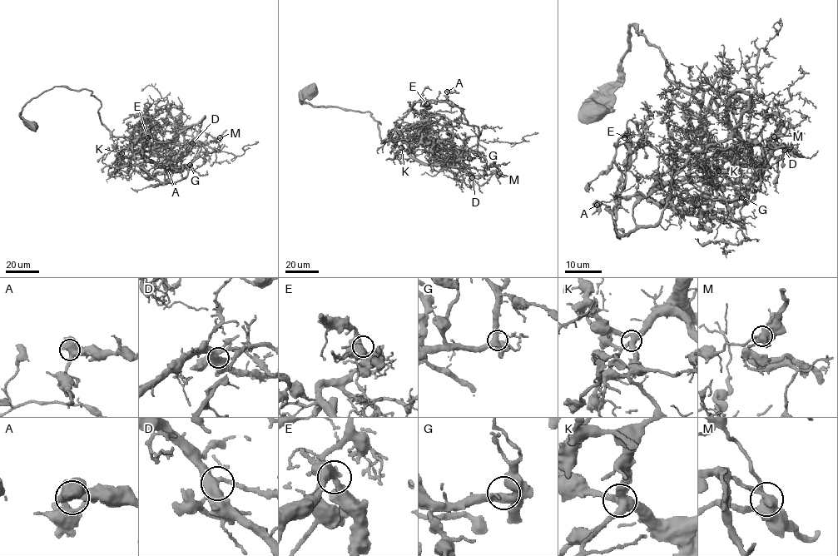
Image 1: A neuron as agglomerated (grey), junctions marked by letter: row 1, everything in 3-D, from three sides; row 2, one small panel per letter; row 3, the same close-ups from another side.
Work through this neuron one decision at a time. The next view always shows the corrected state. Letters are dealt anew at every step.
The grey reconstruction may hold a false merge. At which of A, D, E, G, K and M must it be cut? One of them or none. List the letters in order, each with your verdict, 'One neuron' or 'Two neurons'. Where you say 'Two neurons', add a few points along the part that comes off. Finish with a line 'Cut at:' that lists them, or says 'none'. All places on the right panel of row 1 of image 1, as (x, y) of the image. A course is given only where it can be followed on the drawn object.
A: One neuron
D: One neuron
E: One neuron
G: One neuron
K: One neuron
M: Two neurons. Course of the part to remove: (775, 136), (776, 140), (780, 120), (768, 113), (754, 112), (717, 88), (721, 75), (713, 65)
Cut at: M

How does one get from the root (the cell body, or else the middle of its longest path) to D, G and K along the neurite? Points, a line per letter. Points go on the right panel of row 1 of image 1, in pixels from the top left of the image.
D: (593, 112), (615, 89), (633, 25), (666, 59), (666, 76), (706, 109), (698, 135), (757, 177), (785, 150)
G: (593, 112), (615, 89), (633, 25), (666, 59), (666, 76), (706, 109), (698, 135), (755, 168), (741, 197)
K: (593, 112), (615, 89), (633, 25), (666, 59), (666, 76), (706, 109), (698, 135), (725, 157), (718, 171)

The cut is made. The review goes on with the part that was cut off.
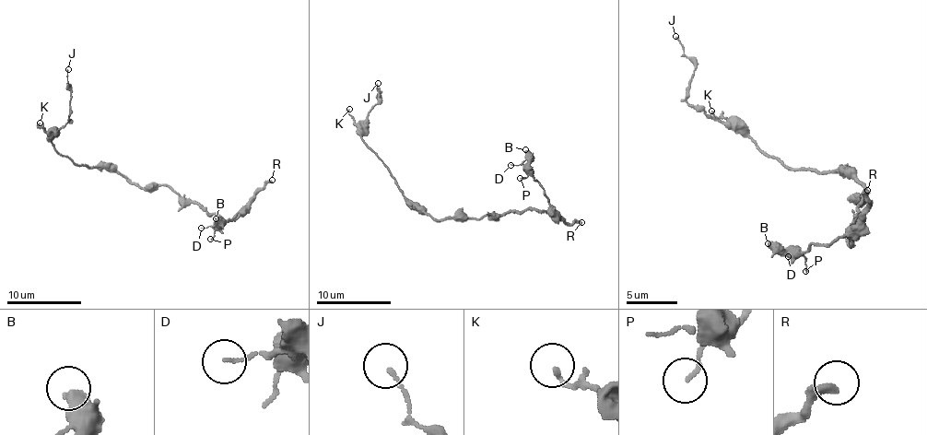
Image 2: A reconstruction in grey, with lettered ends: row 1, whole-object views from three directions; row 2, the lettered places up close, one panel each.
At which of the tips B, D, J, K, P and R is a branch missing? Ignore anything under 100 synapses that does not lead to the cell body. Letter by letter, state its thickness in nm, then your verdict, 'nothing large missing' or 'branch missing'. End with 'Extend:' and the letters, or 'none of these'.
B: 550 nm | nothing large missing
D: 100 nm | nothing large missing
J: 100 nm | nothing large missing
K: 150 nm | nothing large missing
P: 130 nm | nothing large missing
R: 340 nm | branch missing
Extend: R

